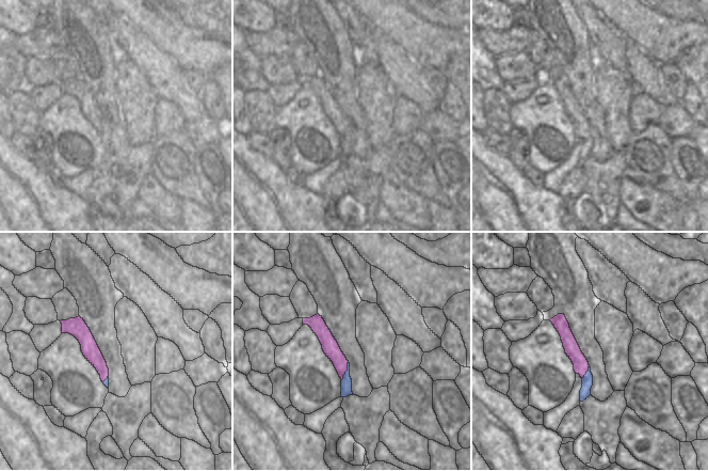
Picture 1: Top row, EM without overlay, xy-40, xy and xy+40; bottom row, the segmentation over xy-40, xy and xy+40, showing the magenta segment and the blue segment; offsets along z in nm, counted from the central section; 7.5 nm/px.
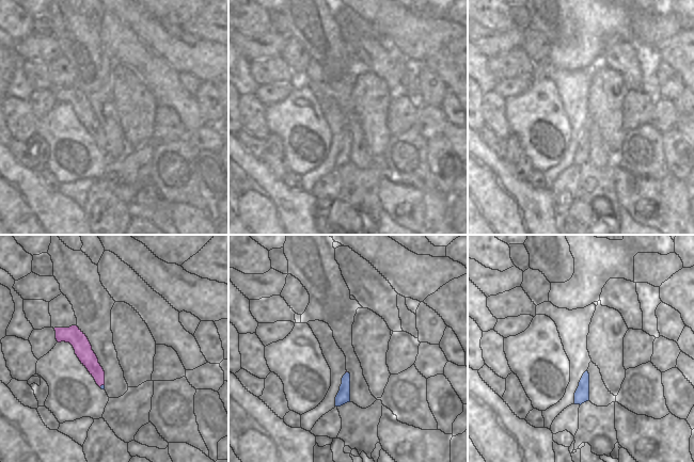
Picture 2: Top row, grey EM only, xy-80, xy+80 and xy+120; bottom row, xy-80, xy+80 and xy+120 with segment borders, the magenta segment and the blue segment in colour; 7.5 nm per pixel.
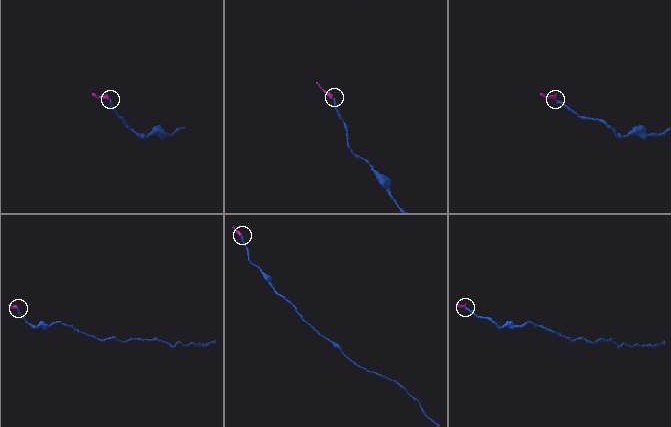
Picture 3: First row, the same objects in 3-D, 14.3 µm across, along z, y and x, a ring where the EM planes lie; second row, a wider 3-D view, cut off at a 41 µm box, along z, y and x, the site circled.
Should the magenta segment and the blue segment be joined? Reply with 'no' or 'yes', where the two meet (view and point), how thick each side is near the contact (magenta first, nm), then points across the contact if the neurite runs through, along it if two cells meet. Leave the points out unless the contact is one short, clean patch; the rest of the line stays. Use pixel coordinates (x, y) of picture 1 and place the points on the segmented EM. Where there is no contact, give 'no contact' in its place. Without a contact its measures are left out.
yes | xy (347, 370) | 120/80 nm | across xy (330, 345), (347, 370), (347, 381)

